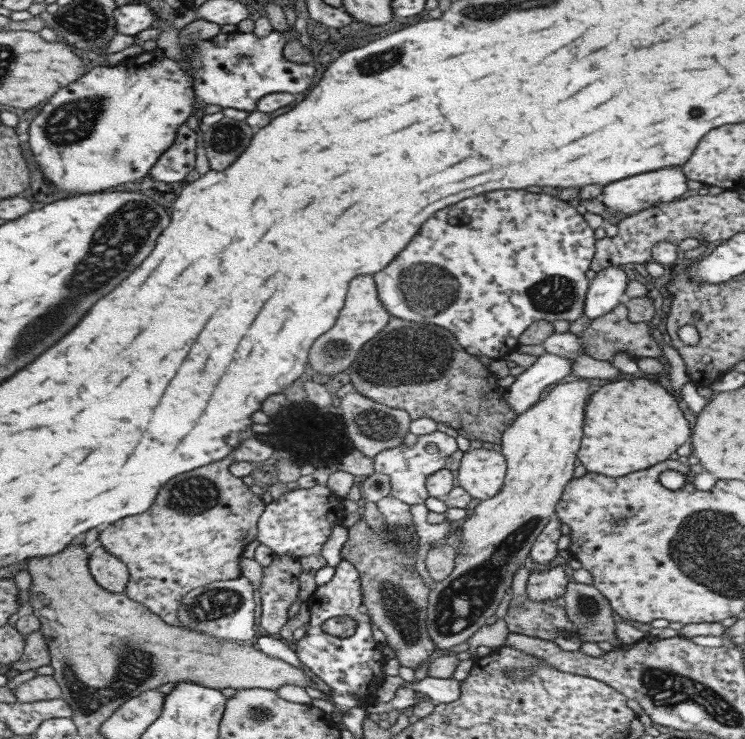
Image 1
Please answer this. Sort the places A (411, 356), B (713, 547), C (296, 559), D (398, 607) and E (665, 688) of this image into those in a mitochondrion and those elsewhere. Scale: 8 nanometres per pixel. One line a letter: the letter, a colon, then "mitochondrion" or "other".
A: mitochondrion
B: mitochondrion
C: other
D: mitochondrion
E: mitochondrion

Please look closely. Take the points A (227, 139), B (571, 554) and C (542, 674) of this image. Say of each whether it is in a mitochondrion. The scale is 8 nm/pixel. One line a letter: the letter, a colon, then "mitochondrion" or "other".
A: mitochondrion
B: other
C: other

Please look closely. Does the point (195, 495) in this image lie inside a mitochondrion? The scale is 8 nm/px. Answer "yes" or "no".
yes

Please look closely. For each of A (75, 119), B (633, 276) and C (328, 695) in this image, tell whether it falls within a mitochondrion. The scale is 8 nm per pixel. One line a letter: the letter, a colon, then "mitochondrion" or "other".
A: mitochondrion
B: other
C: other

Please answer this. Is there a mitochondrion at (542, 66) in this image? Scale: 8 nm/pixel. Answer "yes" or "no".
no

